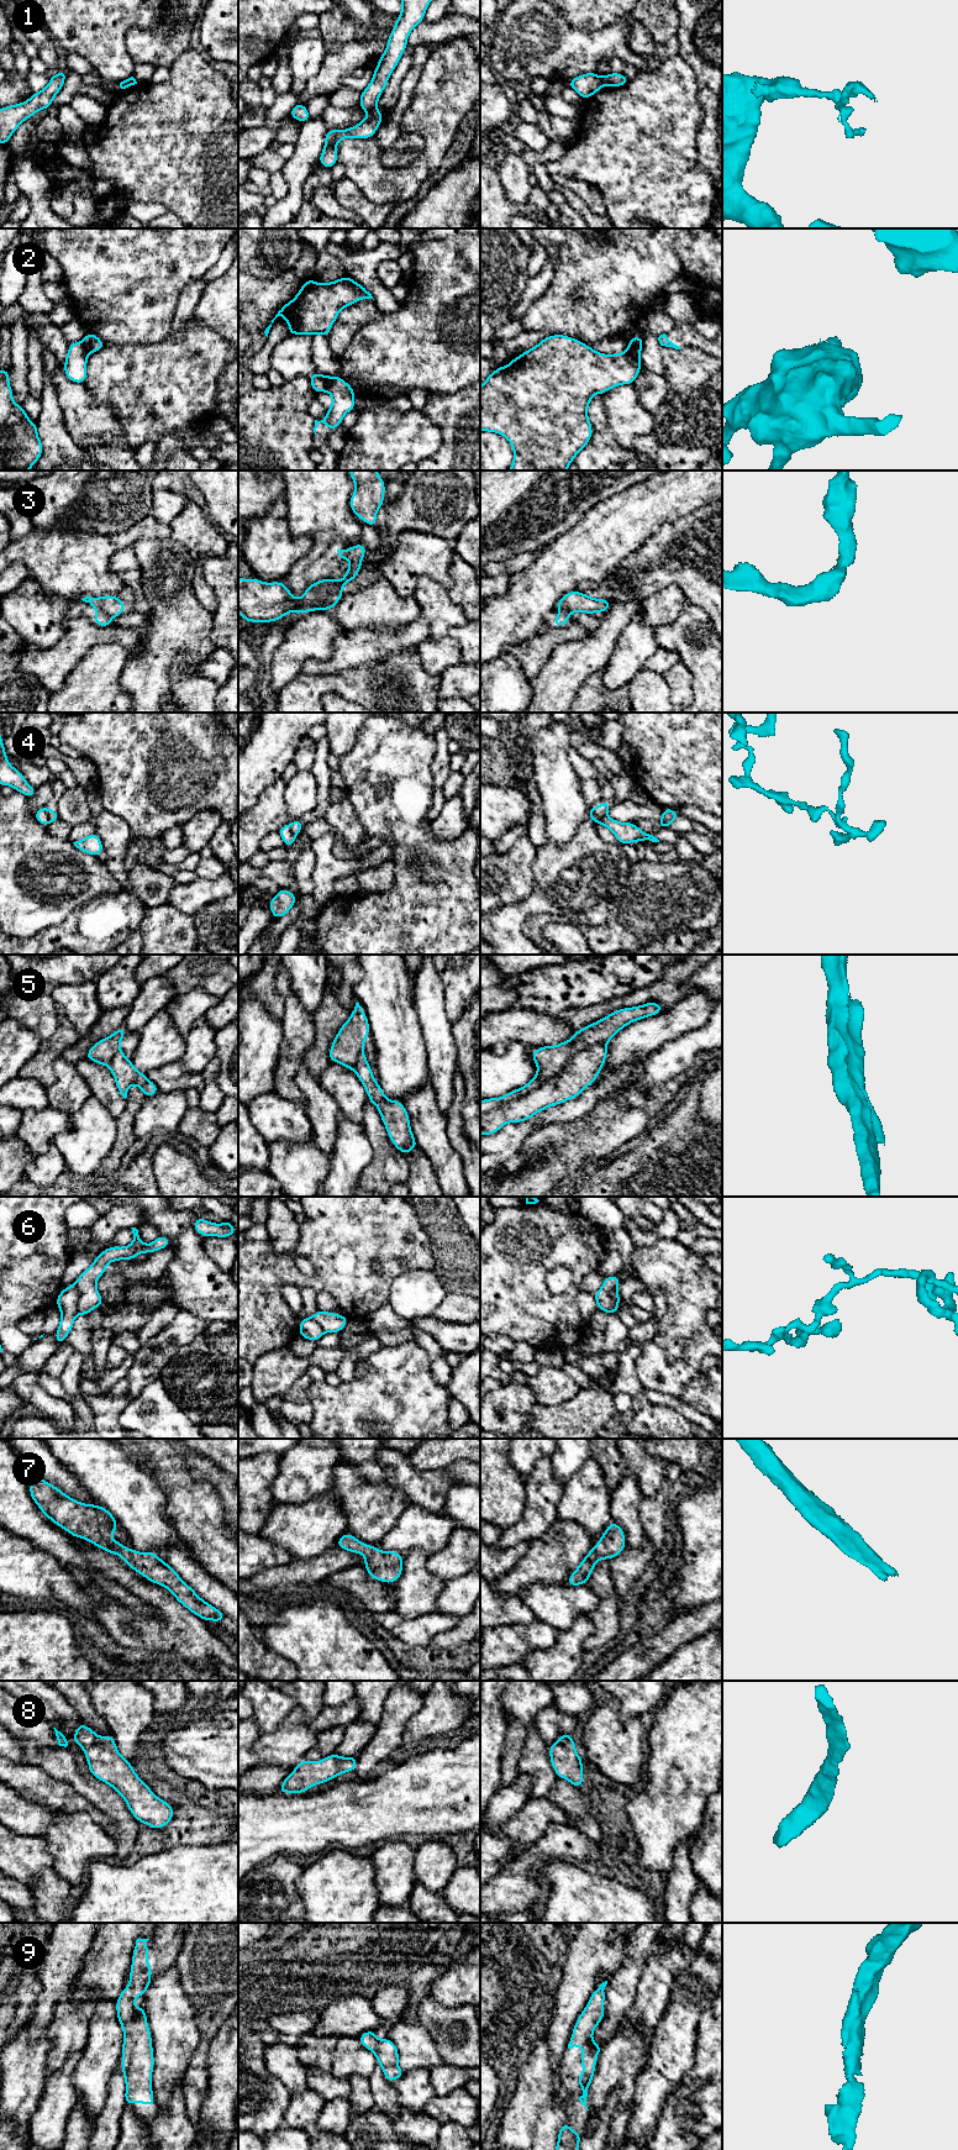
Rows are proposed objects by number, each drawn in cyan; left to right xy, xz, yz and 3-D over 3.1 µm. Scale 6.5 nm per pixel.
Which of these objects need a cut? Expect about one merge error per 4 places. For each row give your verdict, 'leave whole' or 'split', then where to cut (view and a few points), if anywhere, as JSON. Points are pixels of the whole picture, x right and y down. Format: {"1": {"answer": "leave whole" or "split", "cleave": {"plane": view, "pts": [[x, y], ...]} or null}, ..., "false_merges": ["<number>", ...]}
{"1": {"answer": "split", "cleave": {"plane": "xz", "pts": [[375, 106], [369, 112]]}}, "2": {"answer": "split", "cleave": {"plane": "xz", "pts": [[329, 377], [326, 389]]}}, "3": {"answer": "split", "cleave": {"plane": "xy", "pts": [[96, 609], [109, 618]]}}, "4": {"answer": "split", "cleave": {"plane": "xy", "pts": [[52, 809], [49, 821]]}}, "5": {"answer": "split", "cleave": {"plane": "yz", "pts": [[606, 1041], [579, 1051], [554, 1076], [480, 1119]]}}, "6": {"answer": "split", "cleave": {"plane": "xy", "pts": [[73, 1284], [78, 1293], [78, 1313]]}}, "7": {"answer": "leave whole", "cleave": null}, "8": {"answer": "leave whole", "cleave": null}, "9": {"answer": "split", "cleave": {"plane": "xy", "pts": [[132, 1999], [116, 2003]]}}, "false_merges": ["1", "2", "3", "4", "5", "6", "9"]}

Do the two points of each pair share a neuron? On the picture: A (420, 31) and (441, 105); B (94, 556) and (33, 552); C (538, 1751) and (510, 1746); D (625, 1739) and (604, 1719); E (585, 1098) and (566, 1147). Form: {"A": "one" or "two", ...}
{"A": "two", "B": "one", "C": "two", "D": "one", "E": "two"}

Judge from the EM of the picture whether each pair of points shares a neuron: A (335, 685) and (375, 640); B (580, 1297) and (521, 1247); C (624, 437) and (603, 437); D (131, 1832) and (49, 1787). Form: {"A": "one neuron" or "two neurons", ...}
{"A": "two neurons", "B": "two neurons", "C": "two neurons", "D": "two neurons"}

